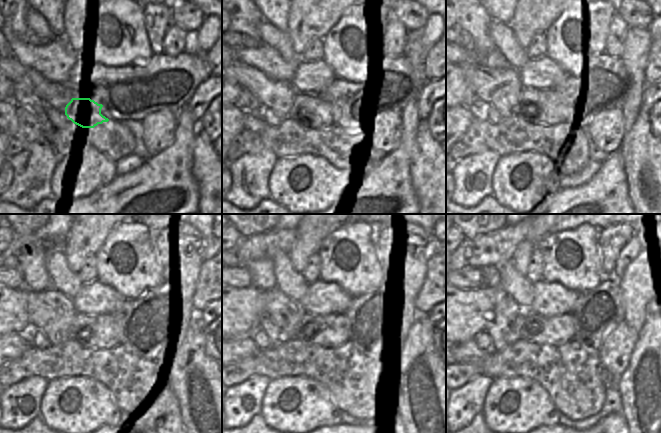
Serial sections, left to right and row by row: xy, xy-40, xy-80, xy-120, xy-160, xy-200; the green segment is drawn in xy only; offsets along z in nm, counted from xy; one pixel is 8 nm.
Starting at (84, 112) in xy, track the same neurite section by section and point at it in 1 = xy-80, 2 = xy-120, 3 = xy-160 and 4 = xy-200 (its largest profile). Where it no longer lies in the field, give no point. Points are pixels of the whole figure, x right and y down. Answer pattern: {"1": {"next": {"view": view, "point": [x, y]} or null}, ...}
{"1": {"next": {"view": "xy-80", "point": [553, 108]}}, "2": {"next": {"view": "xy-120", "point": [106, 329]}}, "3": {"next": {"view": "xy-160", "point": [331, 331]}}, "4": {"next": {"view": "xy-200", "point": [557, 331]}}}

